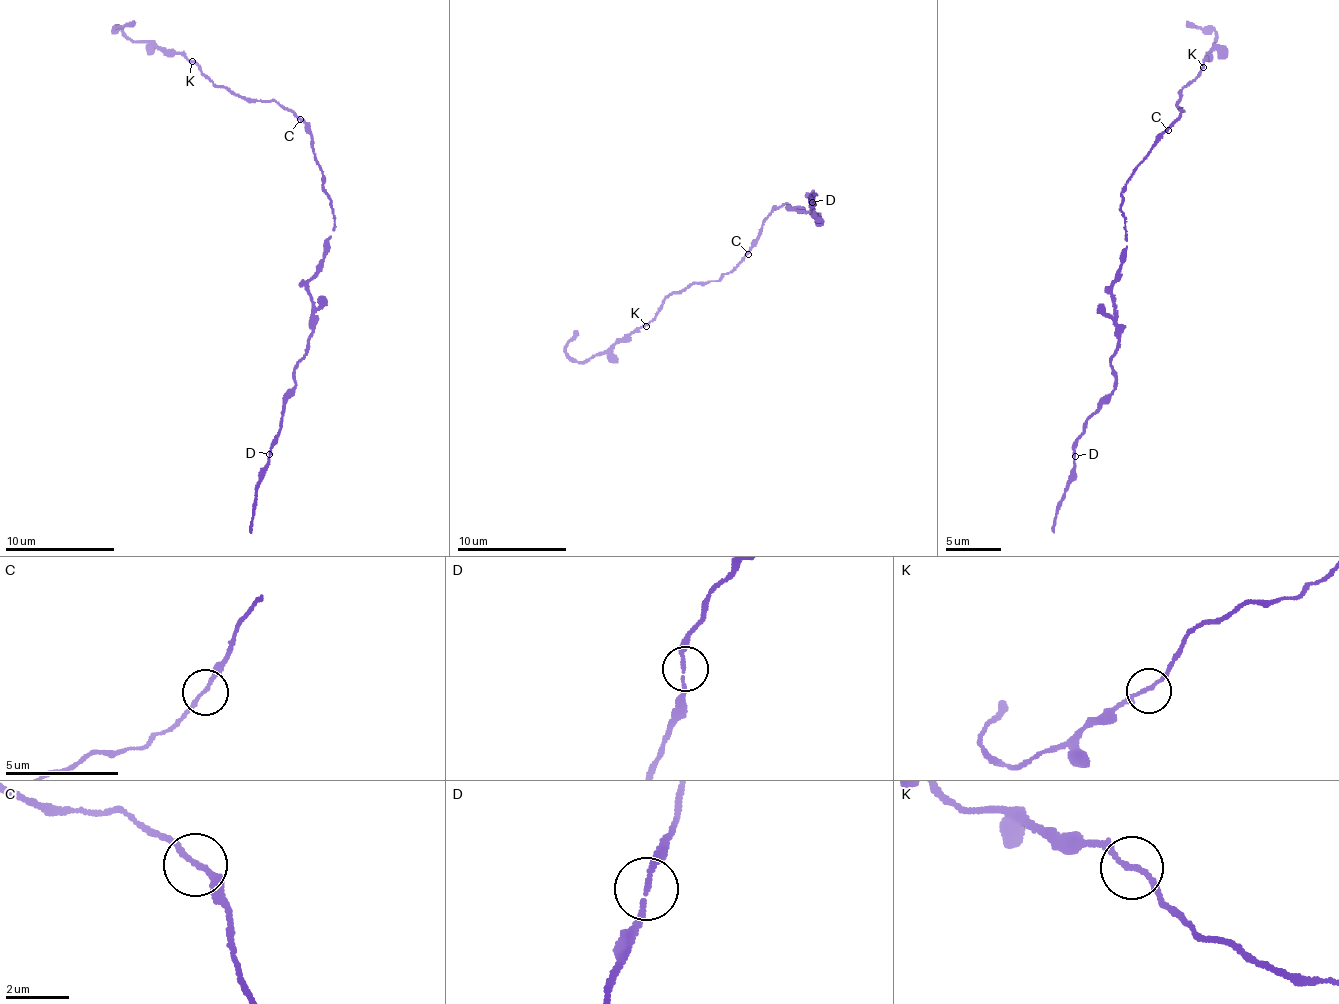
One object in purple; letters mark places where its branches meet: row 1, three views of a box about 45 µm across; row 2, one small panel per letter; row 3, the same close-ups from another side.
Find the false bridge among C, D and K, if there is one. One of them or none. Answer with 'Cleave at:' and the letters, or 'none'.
Cleave at: none

